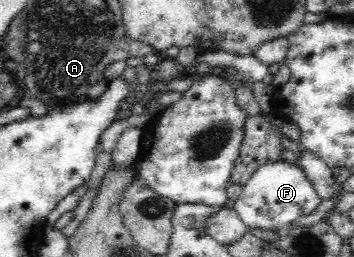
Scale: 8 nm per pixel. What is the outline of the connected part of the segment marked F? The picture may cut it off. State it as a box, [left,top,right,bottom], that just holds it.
[233,160,322,234]

